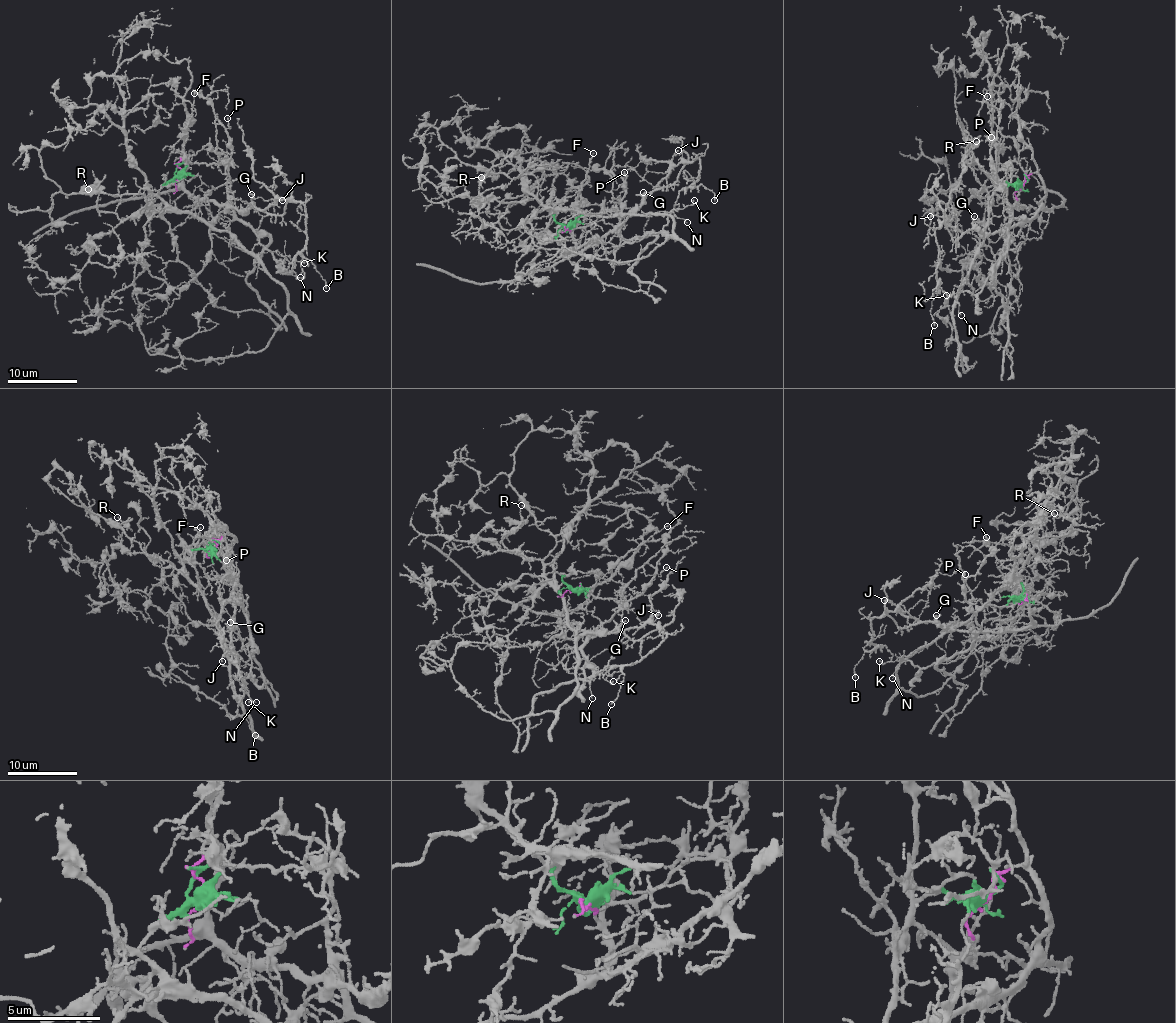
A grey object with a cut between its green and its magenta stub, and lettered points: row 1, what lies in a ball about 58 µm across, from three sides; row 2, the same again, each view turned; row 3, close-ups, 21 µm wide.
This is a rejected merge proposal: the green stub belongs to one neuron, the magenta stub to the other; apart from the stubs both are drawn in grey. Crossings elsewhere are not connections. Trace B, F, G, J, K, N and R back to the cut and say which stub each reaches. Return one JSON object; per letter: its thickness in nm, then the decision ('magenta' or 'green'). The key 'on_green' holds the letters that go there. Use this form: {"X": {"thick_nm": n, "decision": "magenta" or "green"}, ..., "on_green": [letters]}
{"B": {"thick_nm": 120, "decision": "magenta"}, "F": {"thick_nm": 120, "decision": "magenta"}, "G": {"thick_nm": 140, "decision": "magenta"}, "J": {"thick_nm": 80, "decision": "magenta"}, "K": {"thick_nm": 90, "decision": "magenta"}, "N": {"thick_nm": 110, "decision": "magenta"}, "R": {"thick_nm": 110, "decision": "green"}, "on_green": ["R"]}

